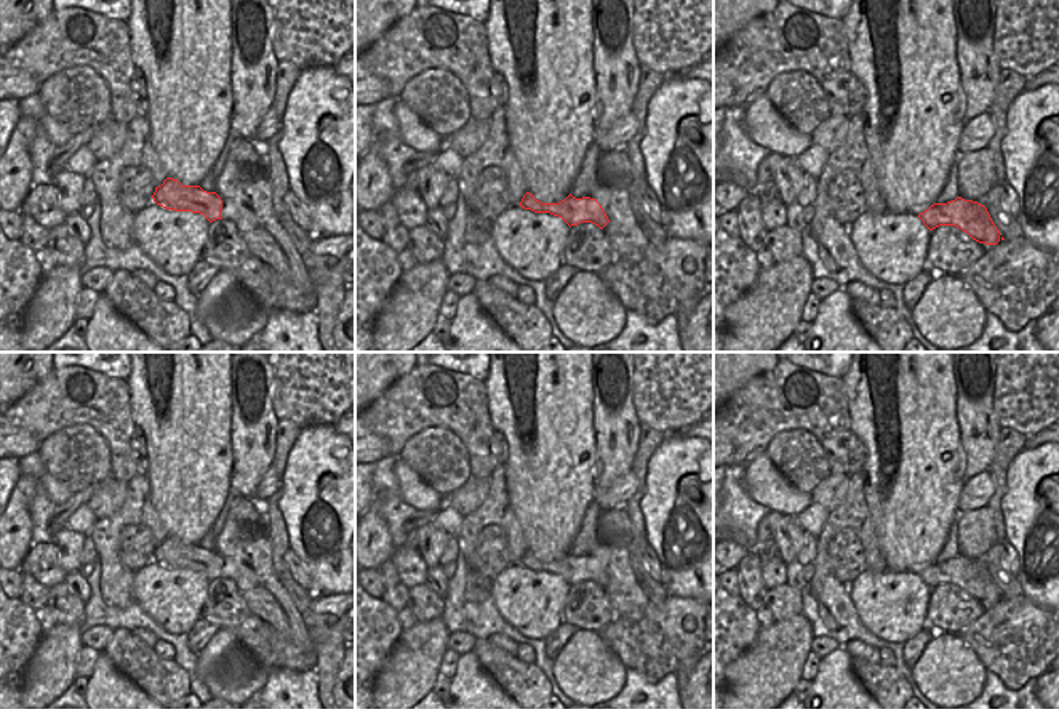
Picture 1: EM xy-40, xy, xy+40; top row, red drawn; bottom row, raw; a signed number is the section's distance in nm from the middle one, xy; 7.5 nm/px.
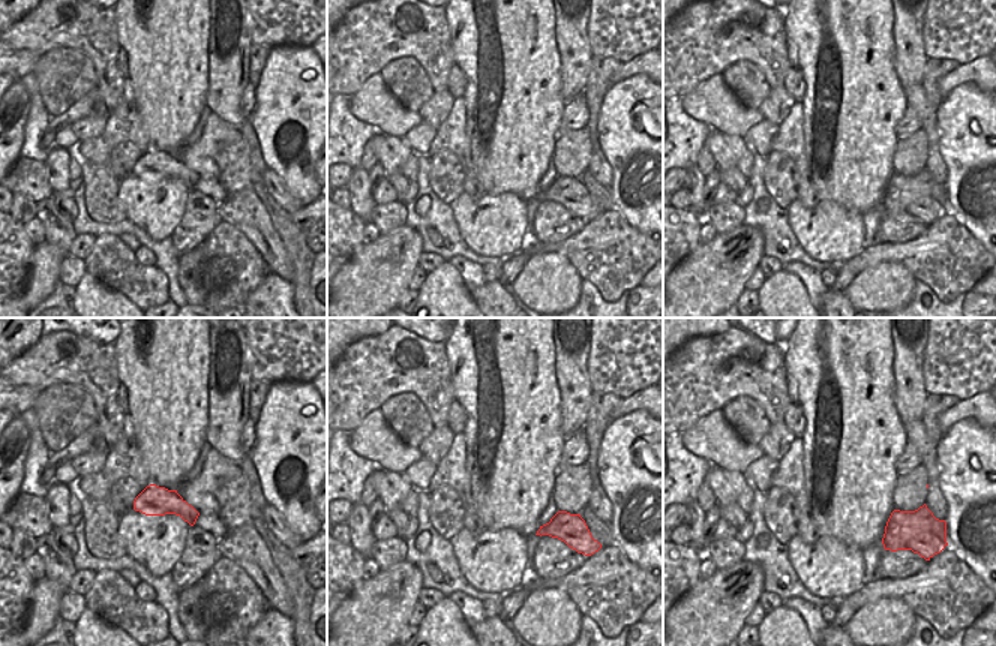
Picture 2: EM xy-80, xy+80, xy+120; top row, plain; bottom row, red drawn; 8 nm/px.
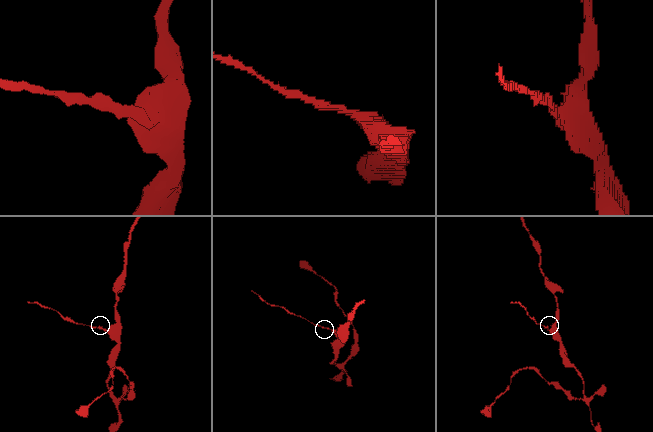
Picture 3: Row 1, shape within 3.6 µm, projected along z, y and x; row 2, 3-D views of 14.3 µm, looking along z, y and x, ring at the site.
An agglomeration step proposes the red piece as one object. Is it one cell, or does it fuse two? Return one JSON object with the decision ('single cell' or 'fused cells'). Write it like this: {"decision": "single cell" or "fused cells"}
{"decision": "fused cells"}

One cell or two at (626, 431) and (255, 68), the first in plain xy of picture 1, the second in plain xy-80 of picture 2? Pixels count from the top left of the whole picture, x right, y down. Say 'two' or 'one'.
two

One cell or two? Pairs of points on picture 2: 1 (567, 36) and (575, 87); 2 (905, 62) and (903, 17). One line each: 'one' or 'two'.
1: one
2: one

